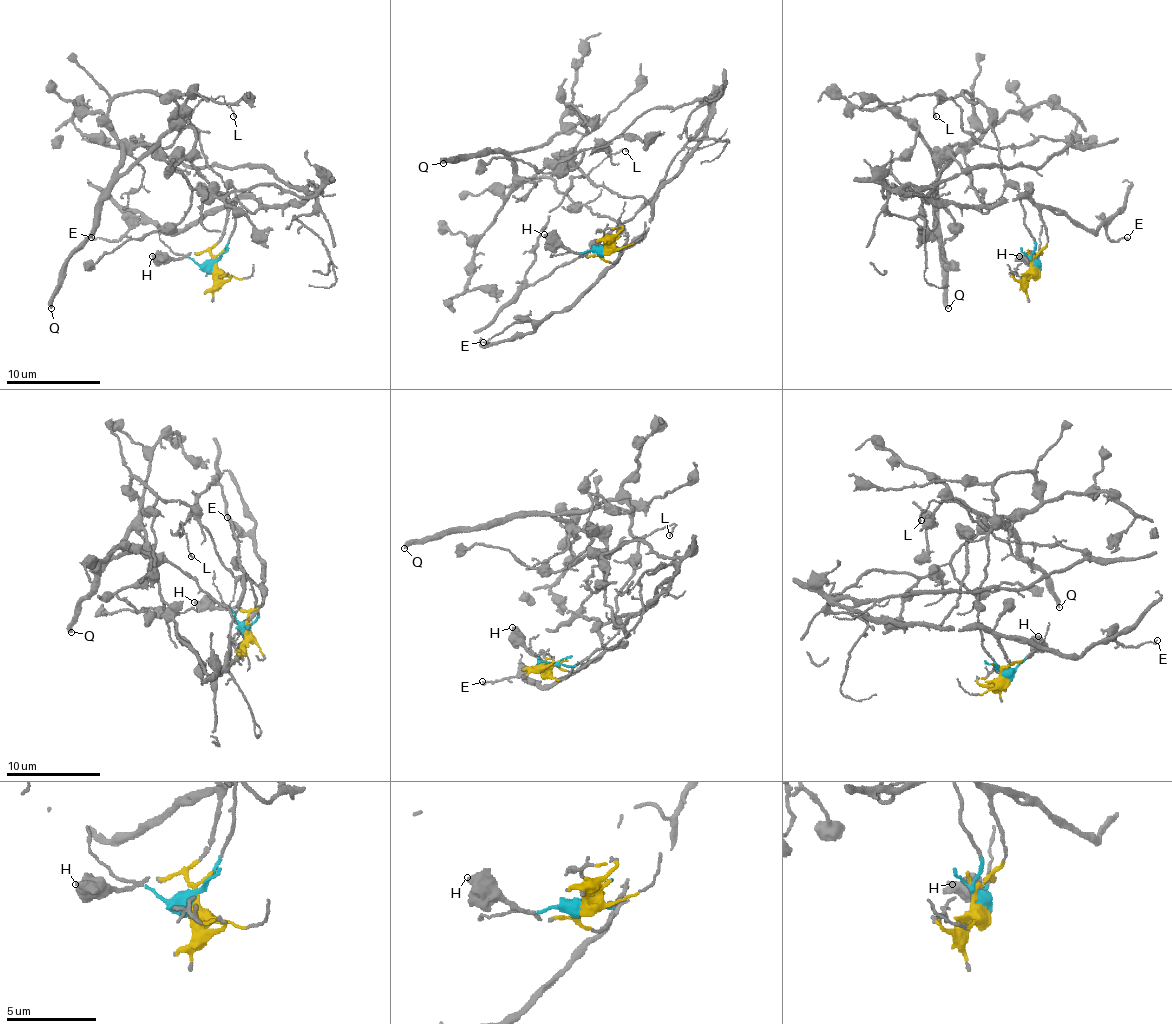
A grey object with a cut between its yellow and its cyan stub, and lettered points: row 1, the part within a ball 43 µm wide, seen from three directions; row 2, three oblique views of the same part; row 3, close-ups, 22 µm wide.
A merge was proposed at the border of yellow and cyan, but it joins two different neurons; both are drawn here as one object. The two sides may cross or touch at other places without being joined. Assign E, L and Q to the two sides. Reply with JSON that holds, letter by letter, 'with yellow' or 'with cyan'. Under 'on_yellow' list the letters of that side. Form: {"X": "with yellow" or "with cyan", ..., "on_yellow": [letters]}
{"E": "with yellow", "L": "with cyan", "Q": "with cyan", "on_yellow": ["E"]}

